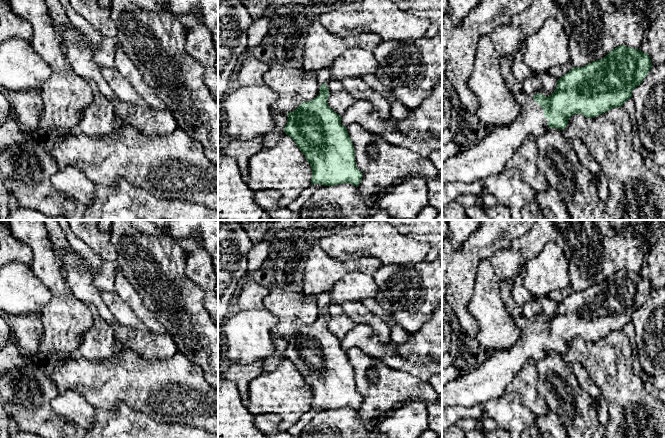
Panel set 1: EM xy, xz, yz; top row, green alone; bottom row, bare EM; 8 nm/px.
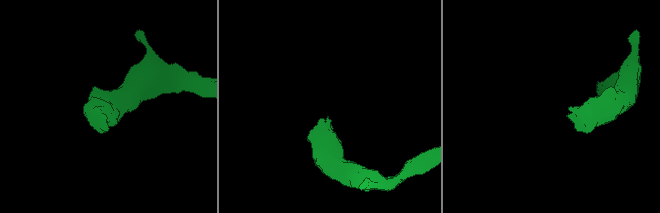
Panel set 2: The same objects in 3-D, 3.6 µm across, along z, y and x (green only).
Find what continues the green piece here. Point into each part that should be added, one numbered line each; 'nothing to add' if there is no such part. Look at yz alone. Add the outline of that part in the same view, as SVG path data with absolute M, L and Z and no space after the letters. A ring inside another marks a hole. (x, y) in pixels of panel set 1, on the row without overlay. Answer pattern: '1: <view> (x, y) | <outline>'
1: yz (489, 380) | M521 315L515 319L520 330L518 341L508 350L496 350L490 353L480 365L470 372L460 374L455 380L448 382L442 389L442 411L450 406L472 407L490 399L499 398L505 393L506 387L512 382L516 374L528 360L535 362L543 359L548 353L548 343L544 342L544 334Z

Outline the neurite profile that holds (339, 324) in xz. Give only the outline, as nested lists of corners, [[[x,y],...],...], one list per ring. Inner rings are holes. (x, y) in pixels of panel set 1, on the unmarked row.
[[[332,303],[328,307],[328,313],[330,316],[327,323],[328,330],[340,340],[357,325],[357,323],[345,315],[340,305]]]

